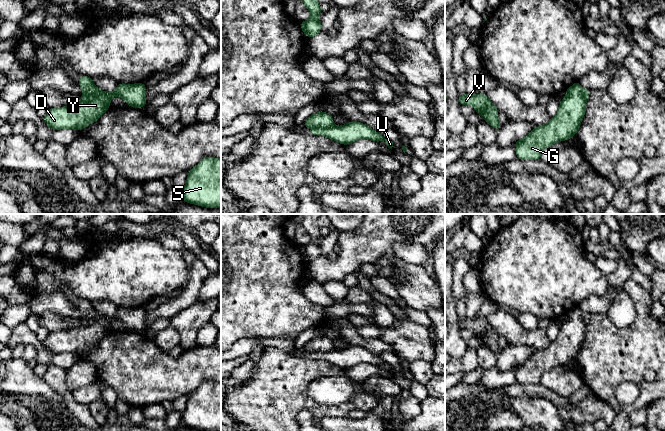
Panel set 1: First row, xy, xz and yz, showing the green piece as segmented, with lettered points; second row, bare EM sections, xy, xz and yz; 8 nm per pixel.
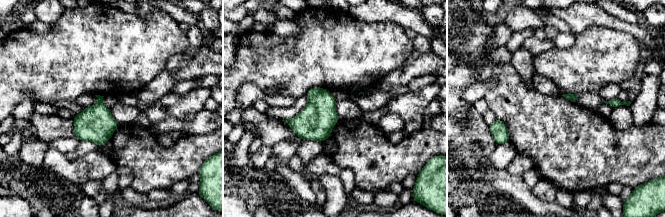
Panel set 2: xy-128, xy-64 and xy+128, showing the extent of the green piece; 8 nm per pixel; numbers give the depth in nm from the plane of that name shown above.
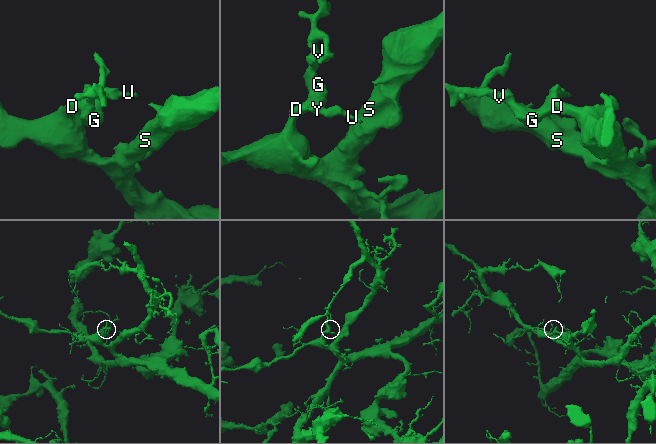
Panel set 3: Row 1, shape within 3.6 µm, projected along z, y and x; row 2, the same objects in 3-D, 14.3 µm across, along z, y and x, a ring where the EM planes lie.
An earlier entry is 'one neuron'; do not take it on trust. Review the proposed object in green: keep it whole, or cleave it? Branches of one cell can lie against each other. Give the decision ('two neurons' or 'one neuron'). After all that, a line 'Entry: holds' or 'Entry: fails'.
two neurons
Entry: fails

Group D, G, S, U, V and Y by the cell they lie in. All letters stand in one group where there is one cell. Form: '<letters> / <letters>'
D G S V Y / U

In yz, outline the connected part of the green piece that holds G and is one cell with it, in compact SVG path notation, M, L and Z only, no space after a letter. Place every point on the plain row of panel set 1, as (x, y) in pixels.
M579 305L566 313L557 338L543 350L536 350L524 363L515 364L520 384L540 384L543 374L575 360L586 335L586 323Z

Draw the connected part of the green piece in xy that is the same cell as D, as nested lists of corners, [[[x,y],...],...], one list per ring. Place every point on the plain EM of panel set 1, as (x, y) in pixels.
[[[81,300],[77,306],[83,313],[81,325],[66,331],[50,332],[43,341],[53,355],[64,352],[81,354],[96,346],[111,329],[106,317],[98,313],[91,301]]]

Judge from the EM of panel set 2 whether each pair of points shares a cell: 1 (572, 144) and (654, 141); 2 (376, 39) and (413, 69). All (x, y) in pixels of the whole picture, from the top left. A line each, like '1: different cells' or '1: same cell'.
1: same cell
2: different cells

